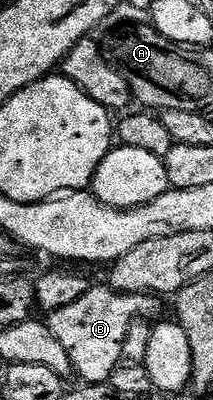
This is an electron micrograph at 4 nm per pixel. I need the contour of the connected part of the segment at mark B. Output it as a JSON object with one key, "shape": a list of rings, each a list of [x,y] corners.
{"shape":[[[95,285],[85,293],[85,297],[73,301],[73,305],[50,312],[49,326],[53,337],[57,337],[65,353],[69,353],[74,374],[80,375],[84,384],[107,383],[124,362],[123,346],[129,329],[144,317],[151,317],[147,315],[157,314],[158,302],[160,300],[151,293],[134,295],[115,291],[109,285]]]}

